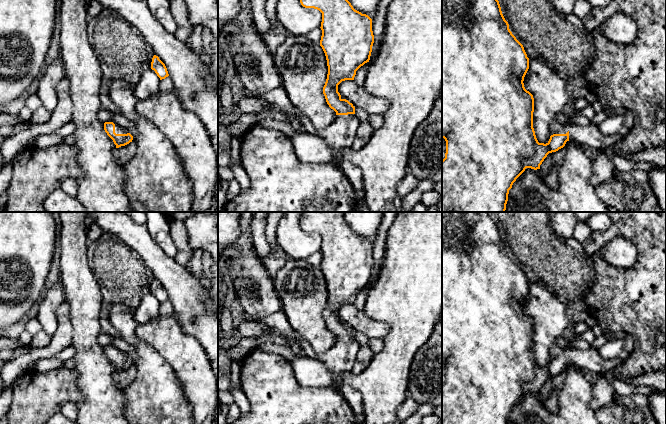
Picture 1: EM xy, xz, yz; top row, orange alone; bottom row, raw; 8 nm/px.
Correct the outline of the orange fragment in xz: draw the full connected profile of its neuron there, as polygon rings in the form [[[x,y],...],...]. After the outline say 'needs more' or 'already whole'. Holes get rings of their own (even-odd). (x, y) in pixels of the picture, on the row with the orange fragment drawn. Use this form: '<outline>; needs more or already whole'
[[[300,0],[300,3],[305,8],[314,8],[322,13],[320,46],[328,66],[323,94],[329,107],[336,112],[336,119],[329,127],[318,130],[317,136],[339,155],[342,149],[352,148],[360,121],[355,115],[353,104],[338,92],[338,85],[345,80],[354,80],[356,71],[369,62],[374,43],[372,19],[355,10],[348,0]]]; needs more

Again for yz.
[[[442,0],[442,138],[446,141],[446,153],[445,158],[442,160],[442,212],[505,212],[506,210],[506,204],[508,201],[508,194],[509,190],[512,188],[513,183],[516,181],[516,179],[525,171],[526,168],[531,168],[534,170],[540,169],[540,165],[544,161],[544,159],[547,157],[549,153],[556,152],[559,149],[563,148],[567,141],[574,141],[581,145],[586,145],[592,149],[595,149],[597,151],[604,150],[606,148],[613,147],[616,145],[620,140],[622,140],[627,132],[627,128],[623,128],[620,132],[618,132],[616,135],[603,135],[597,126],[595,125],[588,125],[588,126],[580,126],[580,125],[574,125],[566,123],[565,125],[562,125],[558,123],[557,121],[553,122],[550,126],[550,139],[549,141],[544,143],[539,143],[535,131],[533,128],[533,112],[534,112],[534,98],[533,95],[527,91],[524,87],[524,77],[529,69],[529,58],[527,57],[527,54],[524,50],[523,45],[516,39],[516,37],[512,34],[512,32],[509,29],[509,24],[505,20],[501,7],[498,0]]]; needs more

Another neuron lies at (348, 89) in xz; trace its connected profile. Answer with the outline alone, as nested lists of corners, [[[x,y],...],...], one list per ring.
[[[354,80],[342,81],[338,85],[338,92],[342,97],[352,103],[355,108],[360,108],[369,115],[383,115],[389,108],[388,100],[369,95]]]

